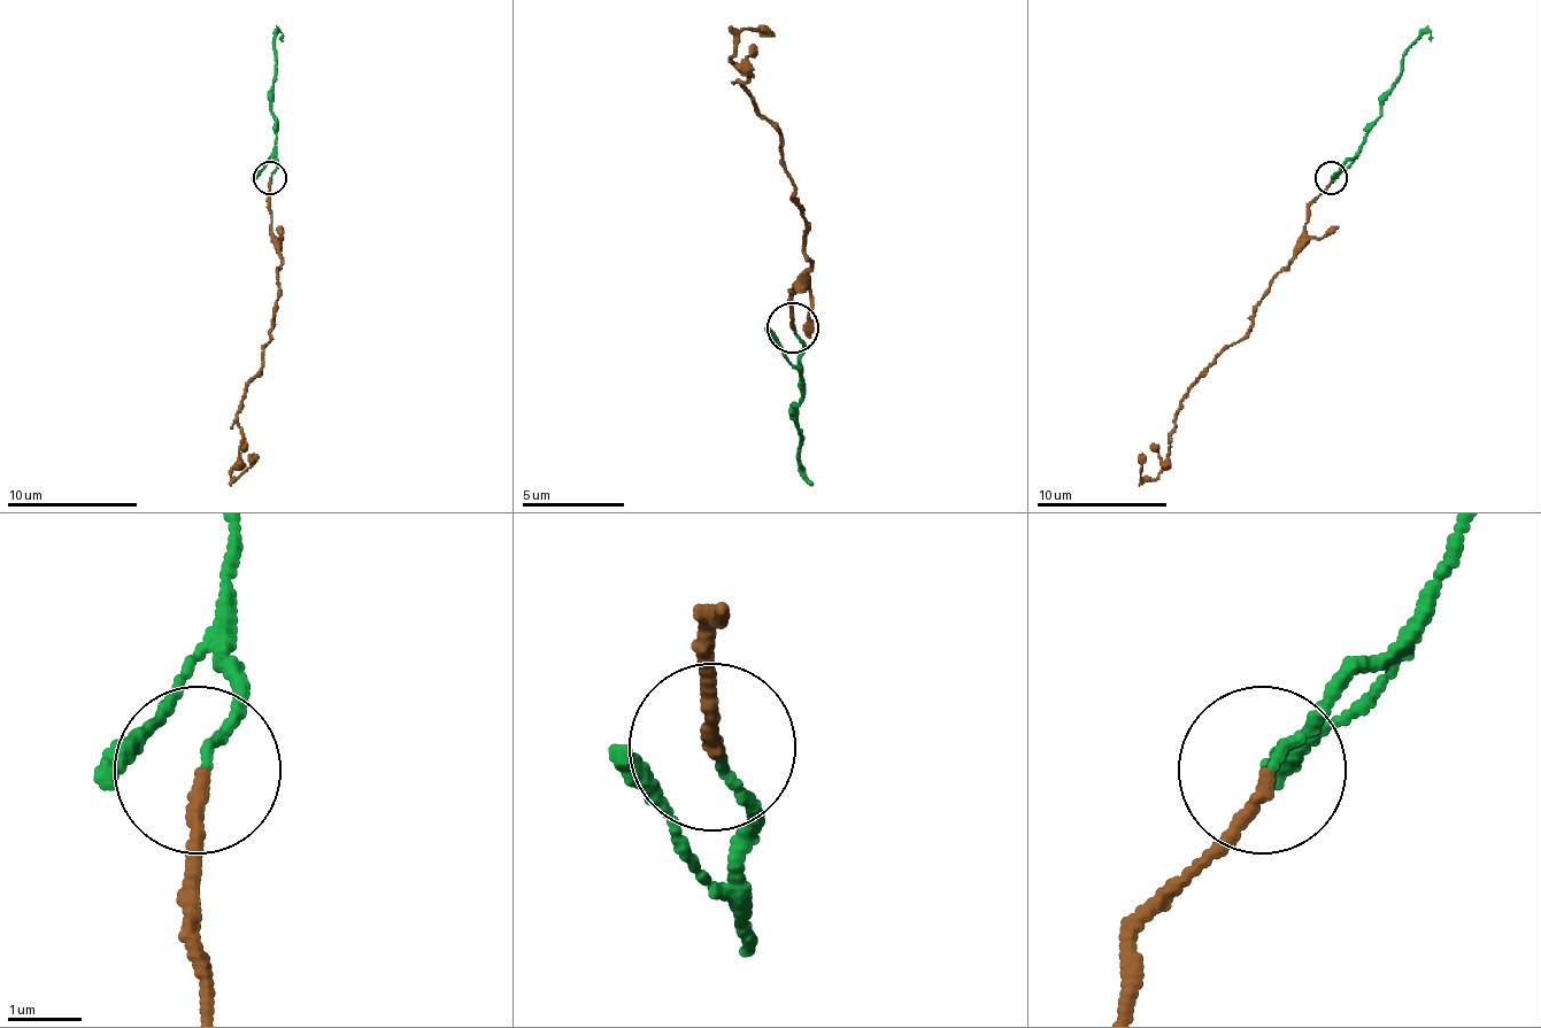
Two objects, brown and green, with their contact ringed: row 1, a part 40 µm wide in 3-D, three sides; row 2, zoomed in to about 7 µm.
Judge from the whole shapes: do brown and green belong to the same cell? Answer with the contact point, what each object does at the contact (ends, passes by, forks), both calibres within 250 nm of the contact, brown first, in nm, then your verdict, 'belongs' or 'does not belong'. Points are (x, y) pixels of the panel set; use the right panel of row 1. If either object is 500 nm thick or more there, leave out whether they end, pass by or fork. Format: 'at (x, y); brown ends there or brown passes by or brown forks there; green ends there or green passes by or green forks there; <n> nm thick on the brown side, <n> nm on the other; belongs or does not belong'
at (1331, 177); brown ends there; green ends there; 160 nm thick on the brown side, 100 nm on the other; belongs

